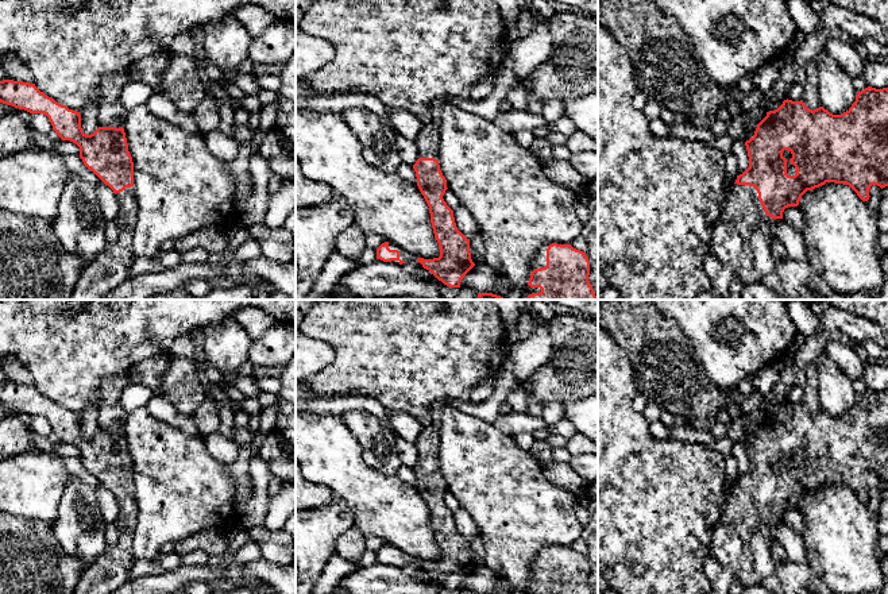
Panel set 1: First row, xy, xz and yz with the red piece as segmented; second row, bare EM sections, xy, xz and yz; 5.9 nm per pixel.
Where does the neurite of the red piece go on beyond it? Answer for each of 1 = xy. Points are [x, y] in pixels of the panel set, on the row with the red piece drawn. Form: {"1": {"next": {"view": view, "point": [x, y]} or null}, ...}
{"1": {"next": {"view": "xy", "point": [112, 266]}}}

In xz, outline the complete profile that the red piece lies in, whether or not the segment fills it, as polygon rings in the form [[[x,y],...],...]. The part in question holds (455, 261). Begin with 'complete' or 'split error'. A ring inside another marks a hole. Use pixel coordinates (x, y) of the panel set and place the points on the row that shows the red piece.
split error; [[[432,120],[422,124],[414,144],[418,151],[418,159],[413,165],[417,186],[429,207],[433,234],[440,247],[439,258],[417,261],[444,285],[460,288],[463,277],[475,263],[471,259],[470,239],[457,230],[453,211],[443,198],[448,188],[437,161],[439,128]]]

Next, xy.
split error; [[[0,81],[0,103],[46,115],[58,136],[76,143],[84,165],[116,194],[120,235],[82,267],[70,298],[103,300],[128,279],[136,258],[132,243],[139,205],[134,190],[134,162],[124,128],[99,127],[86,135],[81,128],[80,112],[57,103],[30,82]]]

